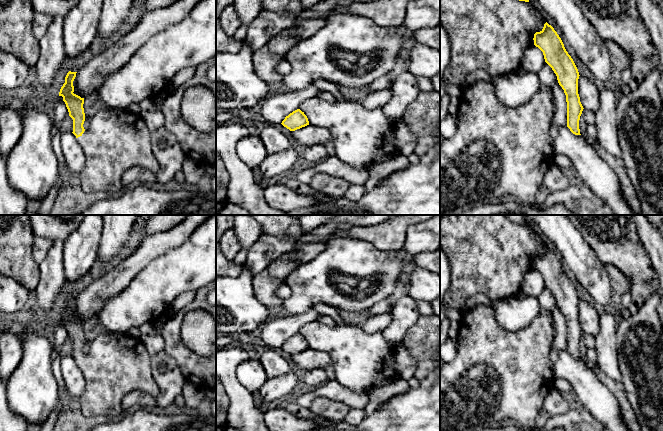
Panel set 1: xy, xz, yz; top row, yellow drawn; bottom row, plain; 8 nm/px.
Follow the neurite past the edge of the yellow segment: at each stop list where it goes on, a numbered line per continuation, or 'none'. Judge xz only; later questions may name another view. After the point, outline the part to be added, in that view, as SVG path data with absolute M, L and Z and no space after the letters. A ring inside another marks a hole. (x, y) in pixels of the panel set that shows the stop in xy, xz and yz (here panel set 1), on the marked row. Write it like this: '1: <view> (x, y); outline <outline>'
none

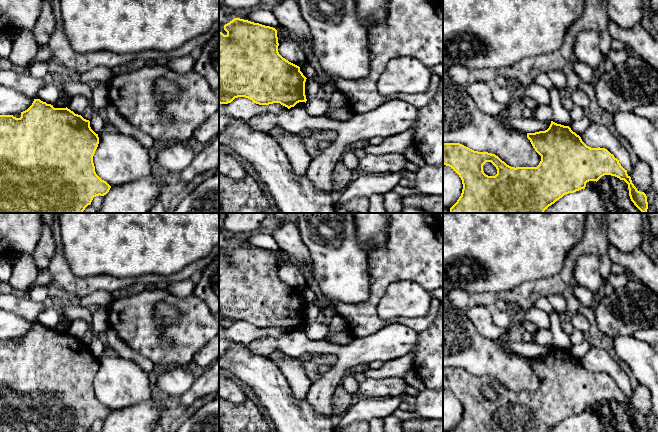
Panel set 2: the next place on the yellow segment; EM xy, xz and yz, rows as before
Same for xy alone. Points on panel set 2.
none

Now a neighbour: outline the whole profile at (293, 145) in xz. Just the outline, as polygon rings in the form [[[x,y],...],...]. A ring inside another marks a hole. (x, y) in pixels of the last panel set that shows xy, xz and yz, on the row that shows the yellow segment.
[[[278,125],[274,126],[268,134],[273,136],[283,148],[295,174],[306,176],[312,158],[304,148],[304,138],[297,133],[285,131]]]

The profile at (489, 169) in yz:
[[[486,162],[483,165],[483,171],[488,176],[495,176],[497,174],[497,169],[491,162]]]

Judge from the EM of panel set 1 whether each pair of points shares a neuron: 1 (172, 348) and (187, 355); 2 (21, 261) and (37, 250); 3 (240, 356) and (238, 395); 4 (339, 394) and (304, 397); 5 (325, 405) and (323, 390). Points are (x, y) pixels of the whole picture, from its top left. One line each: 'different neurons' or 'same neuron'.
1: same neuron
2: different neurons
3: same neuron
4: same neuron
5: different neurons

